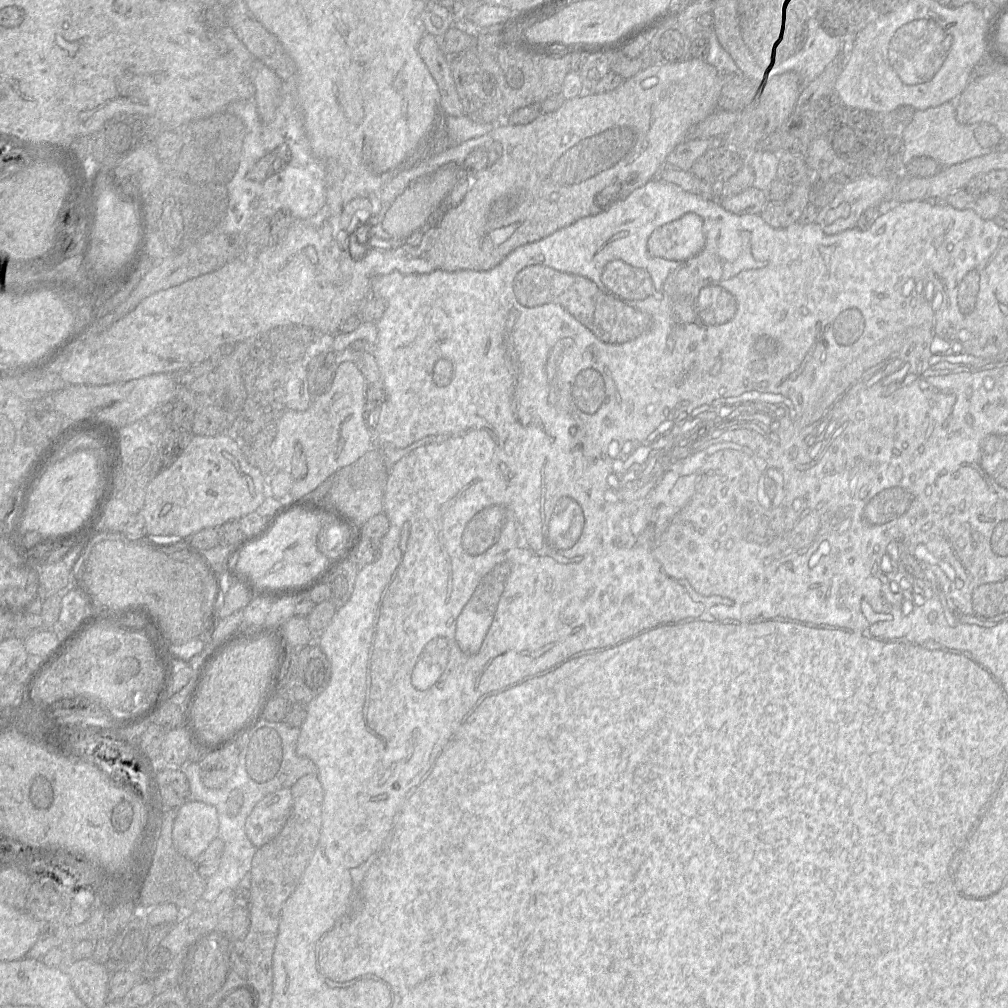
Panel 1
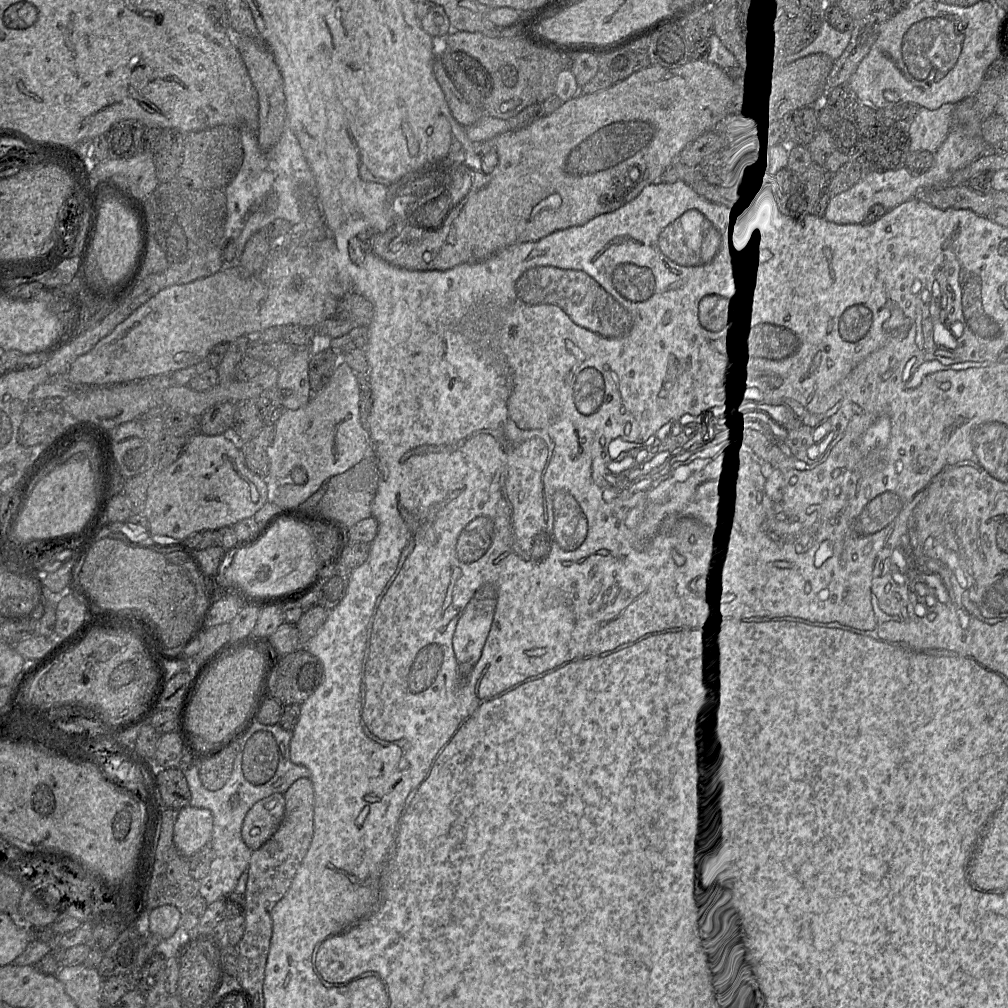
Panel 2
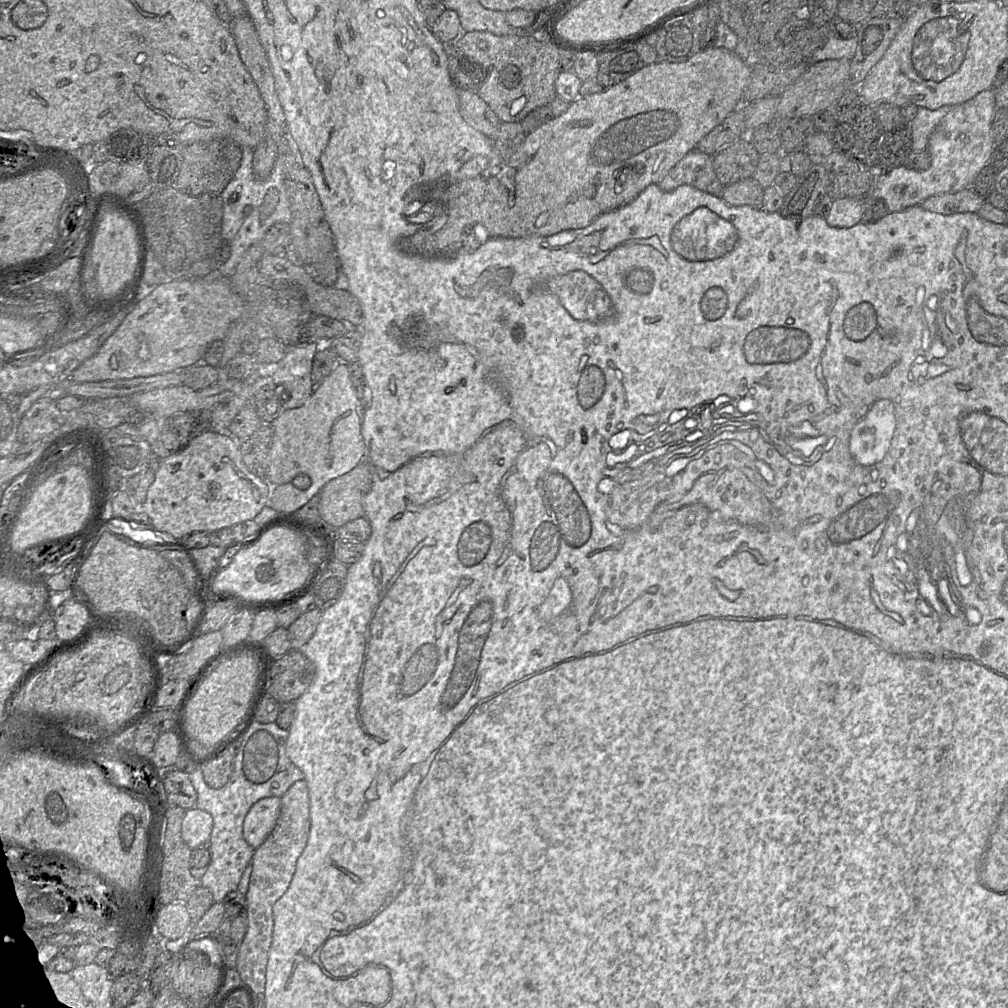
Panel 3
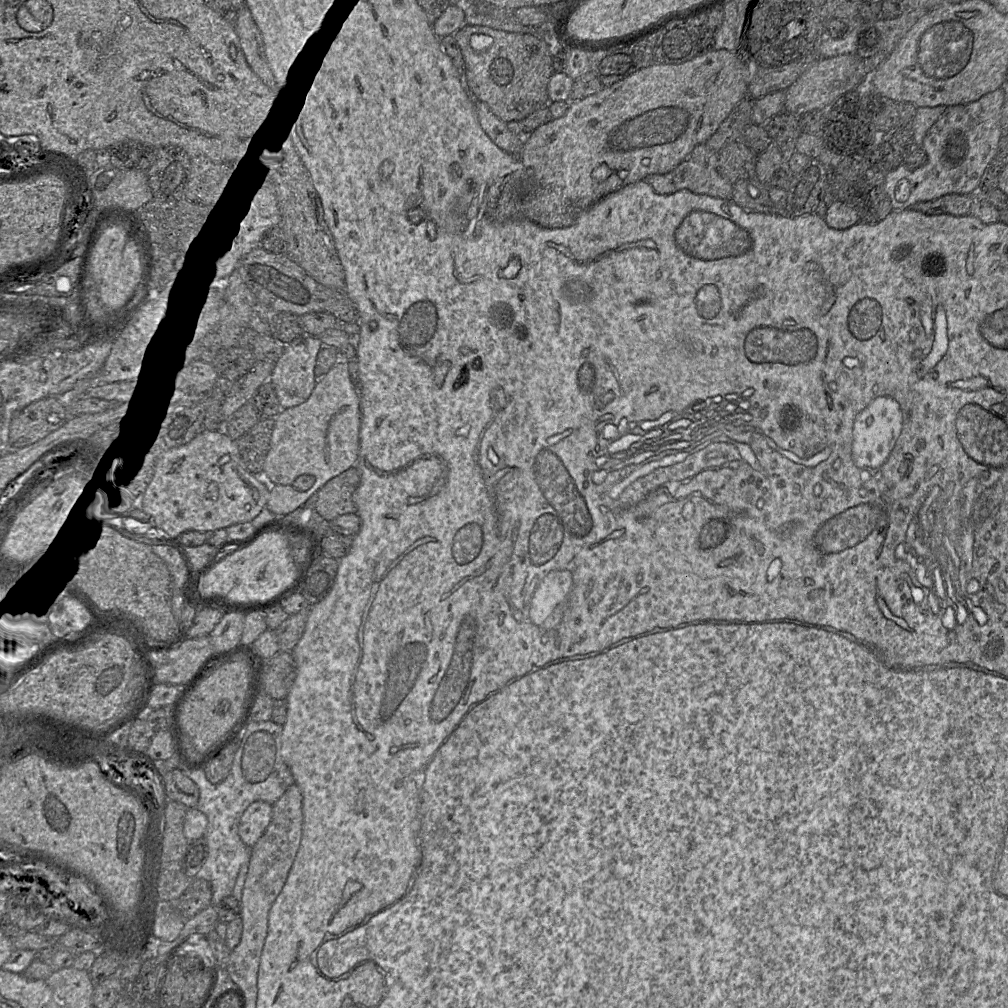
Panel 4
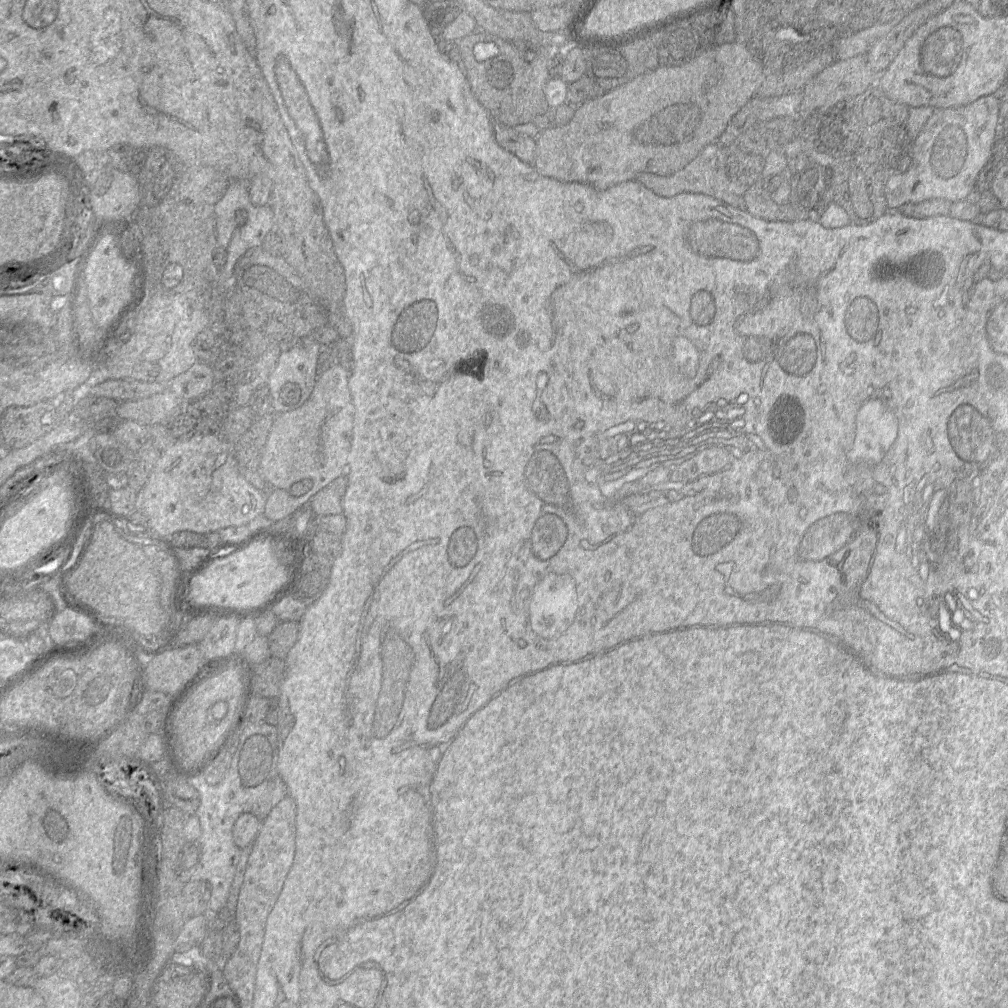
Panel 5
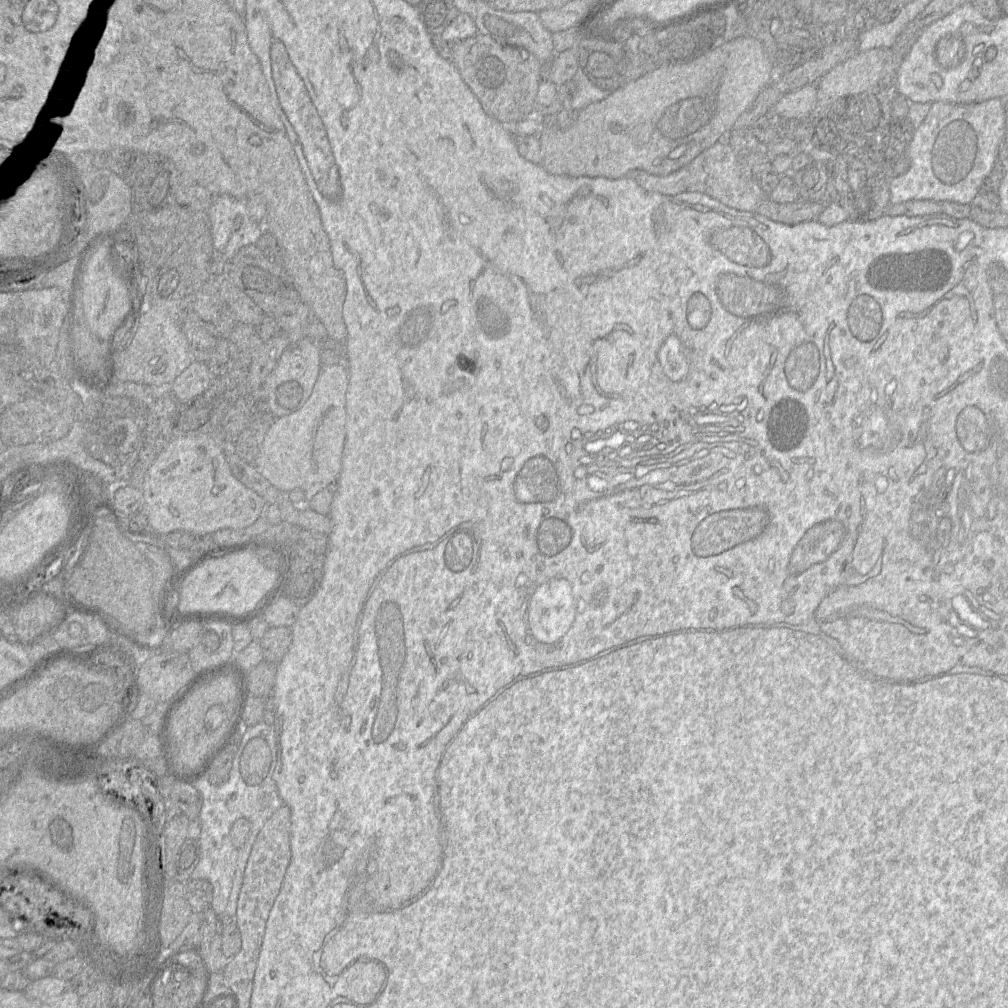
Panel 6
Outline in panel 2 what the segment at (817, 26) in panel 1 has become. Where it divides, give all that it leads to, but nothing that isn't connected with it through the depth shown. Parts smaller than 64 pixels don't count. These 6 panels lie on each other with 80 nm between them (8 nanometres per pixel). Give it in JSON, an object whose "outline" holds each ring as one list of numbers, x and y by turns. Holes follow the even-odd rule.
{"outline":[[824,21,812,43,797,54,797,60,807,56,821,54,827,55,835,61,842,56,850,41,850,32,839,32]]}

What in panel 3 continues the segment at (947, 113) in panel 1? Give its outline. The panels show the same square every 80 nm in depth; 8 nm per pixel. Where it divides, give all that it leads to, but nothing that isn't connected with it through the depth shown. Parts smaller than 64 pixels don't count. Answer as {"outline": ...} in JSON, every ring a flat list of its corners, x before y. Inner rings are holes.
{"outline":[[942,106,936,110,918,108,916,117,909,124,912,134,911,151,927,151,930,135,952,107,953,106]]}

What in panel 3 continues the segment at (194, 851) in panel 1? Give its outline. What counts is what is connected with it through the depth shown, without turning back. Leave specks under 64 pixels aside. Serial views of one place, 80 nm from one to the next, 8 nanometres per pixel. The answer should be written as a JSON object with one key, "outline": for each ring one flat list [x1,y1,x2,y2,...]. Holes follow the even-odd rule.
{"outline":[[198,808,185,811,181,825,181,837,190,850,208,847,213,819,209,813]]}

